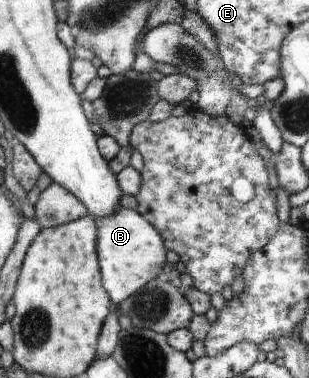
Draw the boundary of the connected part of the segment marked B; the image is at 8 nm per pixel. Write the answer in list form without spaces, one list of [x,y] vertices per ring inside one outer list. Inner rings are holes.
[[[118,207],[111,215],[100,218],[100,262],[104,267],[104,286],[112,291],[112,302],[120,303],[143,290],[158,277],[166,265],[163,236],[144,216],[132,209]]]

